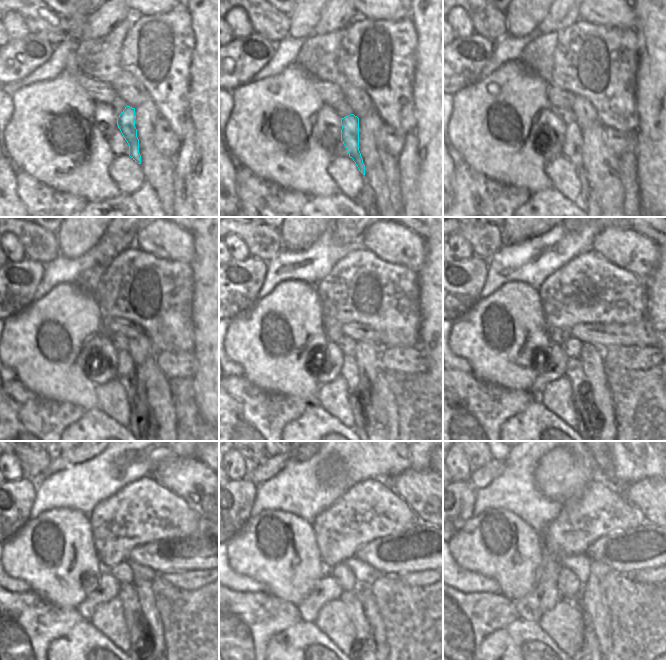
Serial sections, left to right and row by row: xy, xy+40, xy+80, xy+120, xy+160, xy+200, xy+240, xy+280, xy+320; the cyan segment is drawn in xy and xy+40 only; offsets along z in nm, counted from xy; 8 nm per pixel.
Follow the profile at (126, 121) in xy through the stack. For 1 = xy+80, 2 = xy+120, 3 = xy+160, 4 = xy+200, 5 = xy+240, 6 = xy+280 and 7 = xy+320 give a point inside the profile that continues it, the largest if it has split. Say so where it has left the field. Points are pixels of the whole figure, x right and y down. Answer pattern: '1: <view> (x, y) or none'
1: xy+80 (573, 143)
2: xy+120 (136, 396)
3: xy+160 (359, 393)
4: xy+200 (589, 420)
5: xy+240 (141, 644)
6: xy+280 (364, 643)
7: xy+320 (590, 640)

